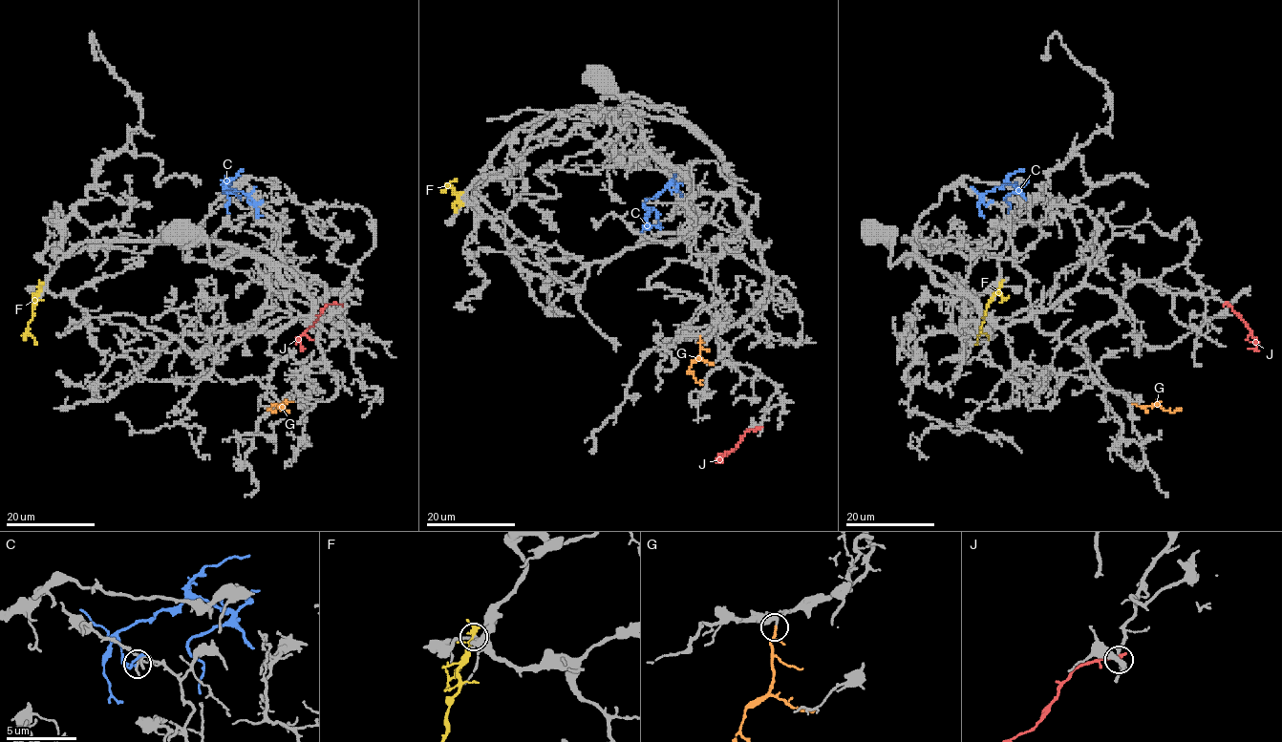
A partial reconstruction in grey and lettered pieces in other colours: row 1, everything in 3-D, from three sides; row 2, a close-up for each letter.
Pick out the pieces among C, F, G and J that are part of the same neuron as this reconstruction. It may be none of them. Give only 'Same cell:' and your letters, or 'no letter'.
Same cell: G

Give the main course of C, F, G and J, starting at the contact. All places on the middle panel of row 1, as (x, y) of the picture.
C: (671, 192), (665, 187), (647, 200), (647, 222), (647, 213), (649, 212)
F: (461, 203), (448, 185), (456, 178)
G: (700, 337), (699, 356), (691, 364), (690, 371), (703, 385)
J: (760, 429), (746, 432), (720, 459), (725, 451)

